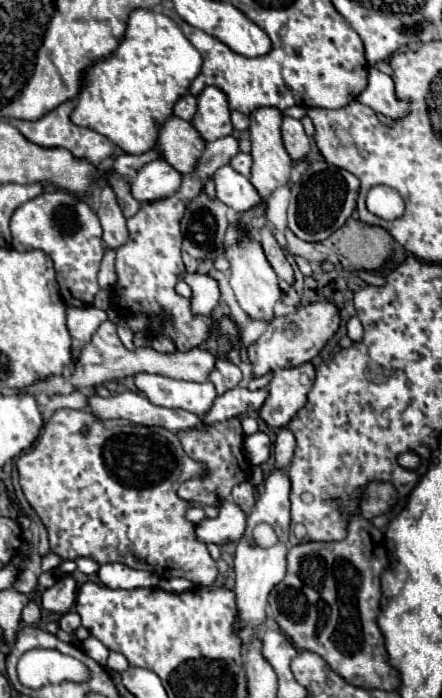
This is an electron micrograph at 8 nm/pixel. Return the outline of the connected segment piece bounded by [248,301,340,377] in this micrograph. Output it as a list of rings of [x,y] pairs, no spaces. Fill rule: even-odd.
[[[310,303],[300,305],[296,313],[290,317],[274,317],[268,325],[264,335],[248,347],[248,359],[252,363],[252,377],[262,377],[270,371],[284,369],[284,367],[298,367],[320,353],[326,341],[338,331],[340,315],[332,303]]]

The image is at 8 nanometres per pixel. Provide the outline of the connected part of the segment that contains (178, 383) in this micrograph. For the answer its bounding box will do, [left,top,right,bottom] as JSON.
[134,373,216,415]

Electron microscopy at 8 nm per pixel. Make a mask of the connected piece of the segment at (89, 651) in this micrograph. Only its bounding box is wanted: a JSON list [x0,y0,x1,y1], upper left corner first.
[82,637,108,667]

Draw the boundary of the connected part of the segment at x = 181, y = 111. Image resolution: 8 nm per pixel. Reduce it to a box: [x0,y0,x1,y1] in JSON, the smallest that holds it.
[174,93,196,121]

